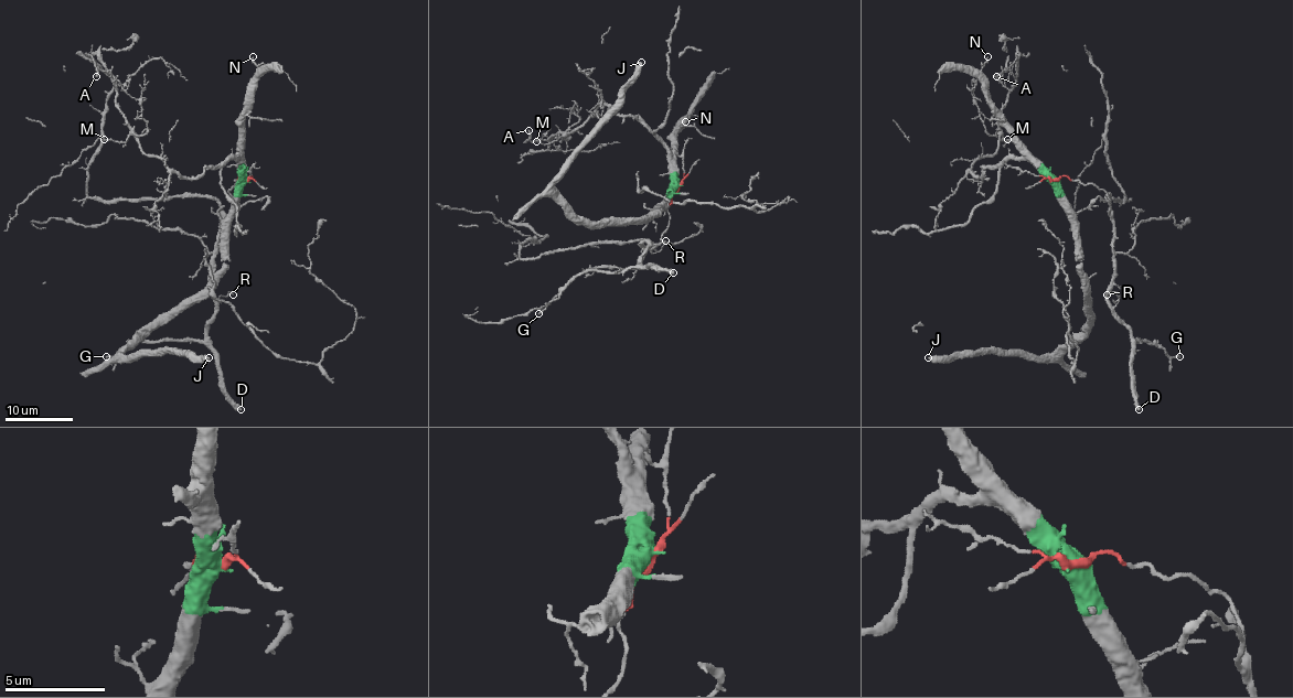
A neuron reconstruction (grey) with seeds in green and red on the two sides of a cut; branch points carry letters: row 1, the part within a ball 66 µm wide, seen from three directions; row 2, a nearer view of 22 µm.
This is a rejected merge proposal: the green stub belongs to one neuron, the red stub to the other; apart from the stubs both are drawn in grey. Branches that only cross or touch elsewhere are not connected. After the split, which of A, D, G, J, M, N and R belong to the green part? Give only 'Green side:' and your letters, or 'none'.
Green side: A, J, M, N

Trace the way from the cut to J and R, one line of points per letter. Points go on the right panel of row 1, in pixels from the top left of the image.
J: (1055, 179), (1086, 287), (1086, 330), (1060, 351), (1038, 355), (955, 352), (928, 357)
R: (1055, 179), (1067, 175), (1106, 191), (1112, 221), (1114, 274), (1108, 301), (1114, 307), (1119, 294), (1108, 294)

